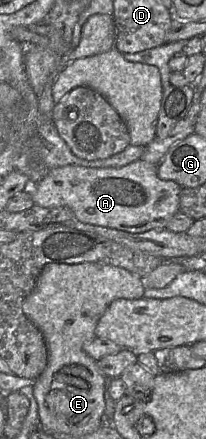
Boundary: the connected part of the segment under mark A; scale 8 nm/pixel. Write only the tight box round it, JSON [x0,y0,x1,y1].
[26,159,181,233]

